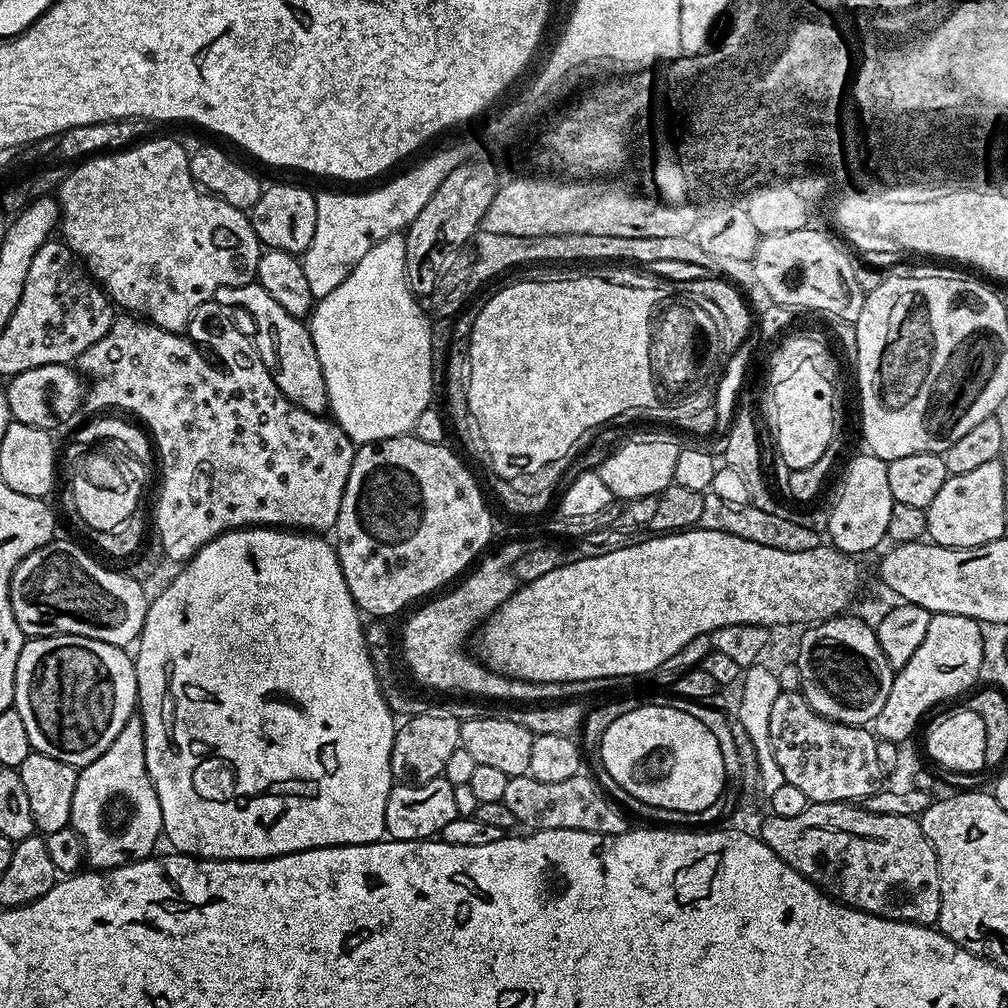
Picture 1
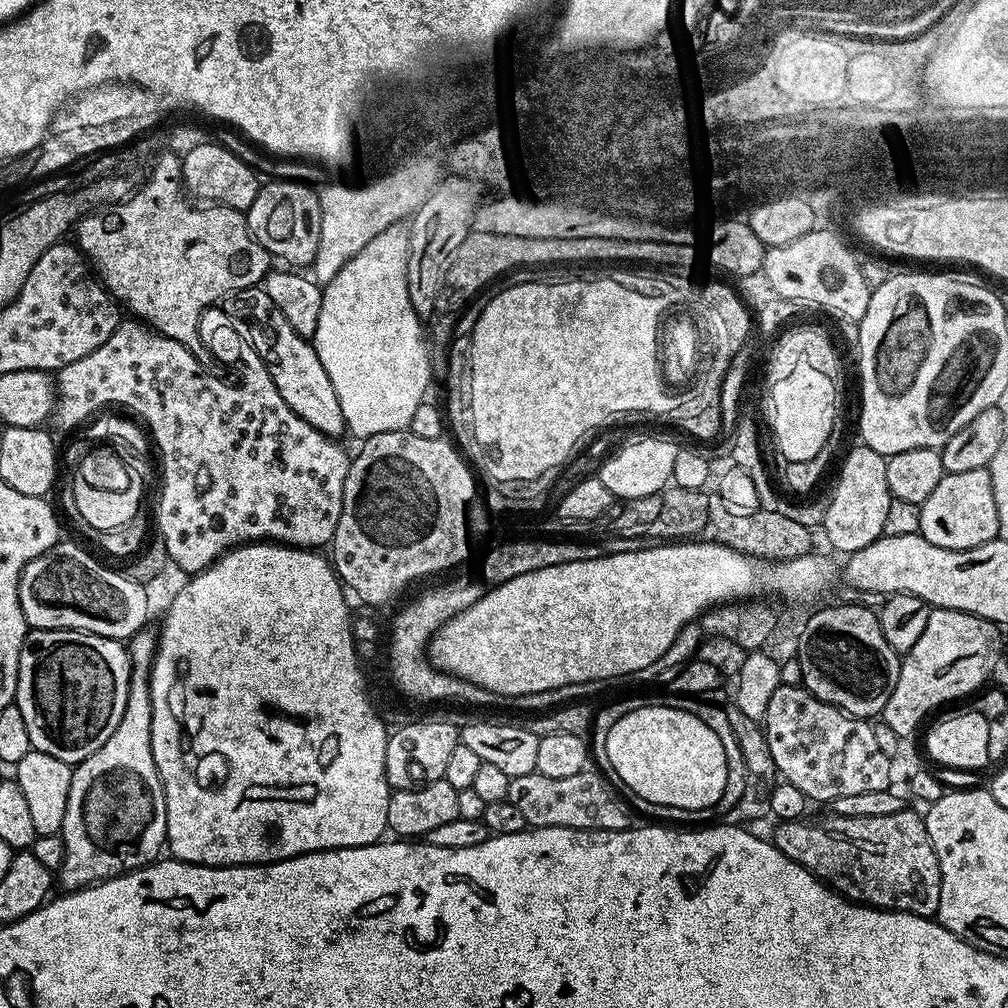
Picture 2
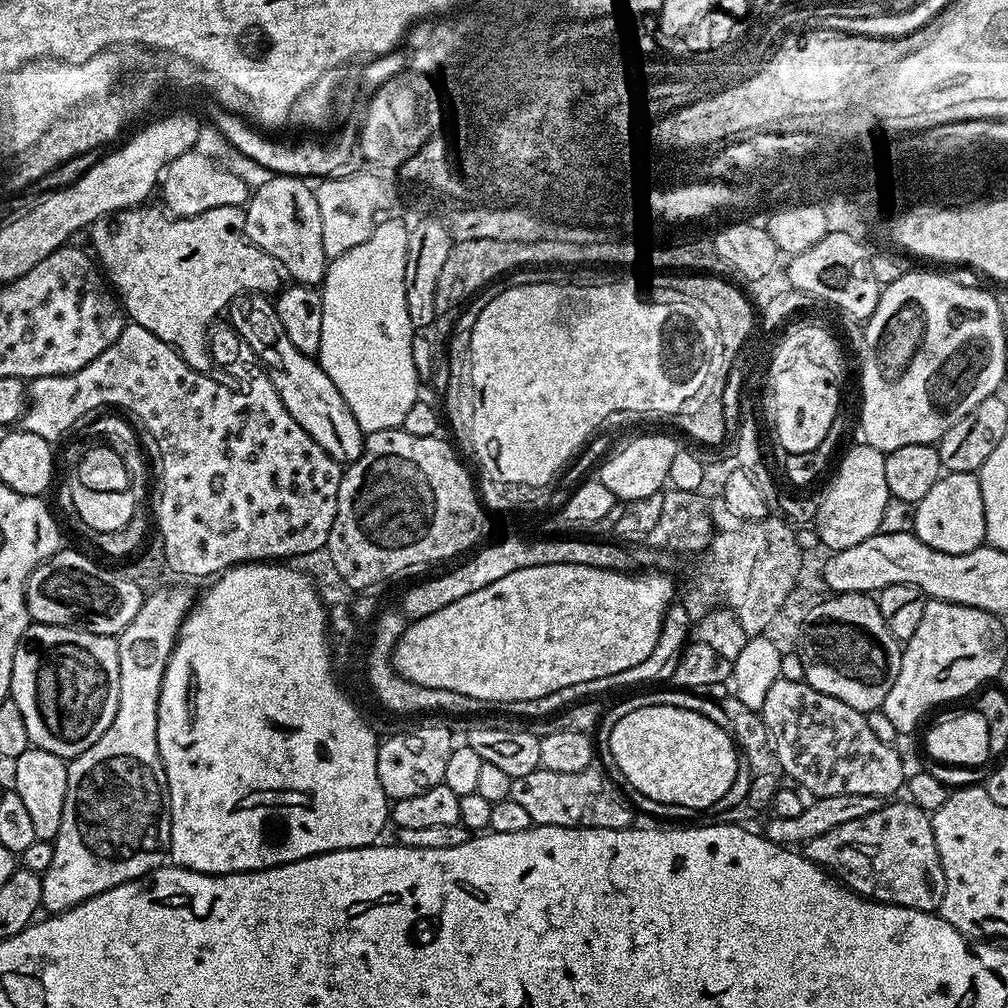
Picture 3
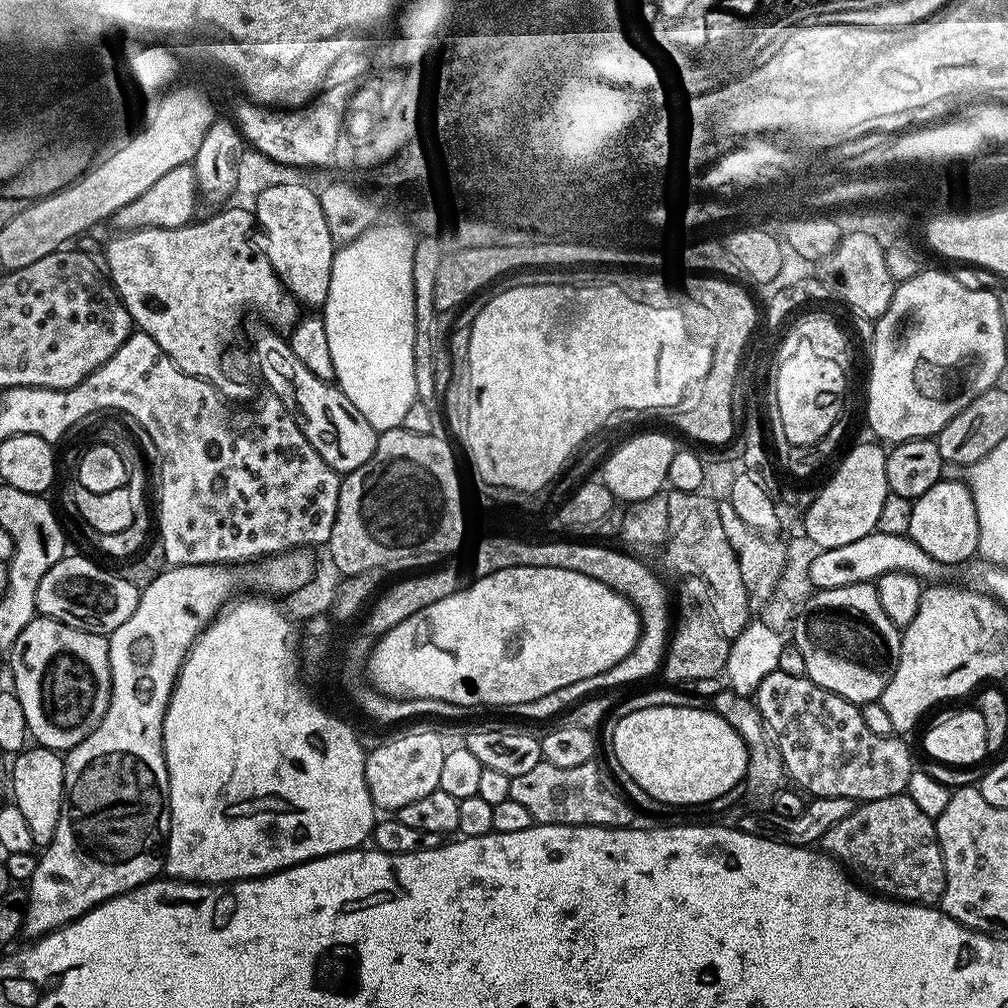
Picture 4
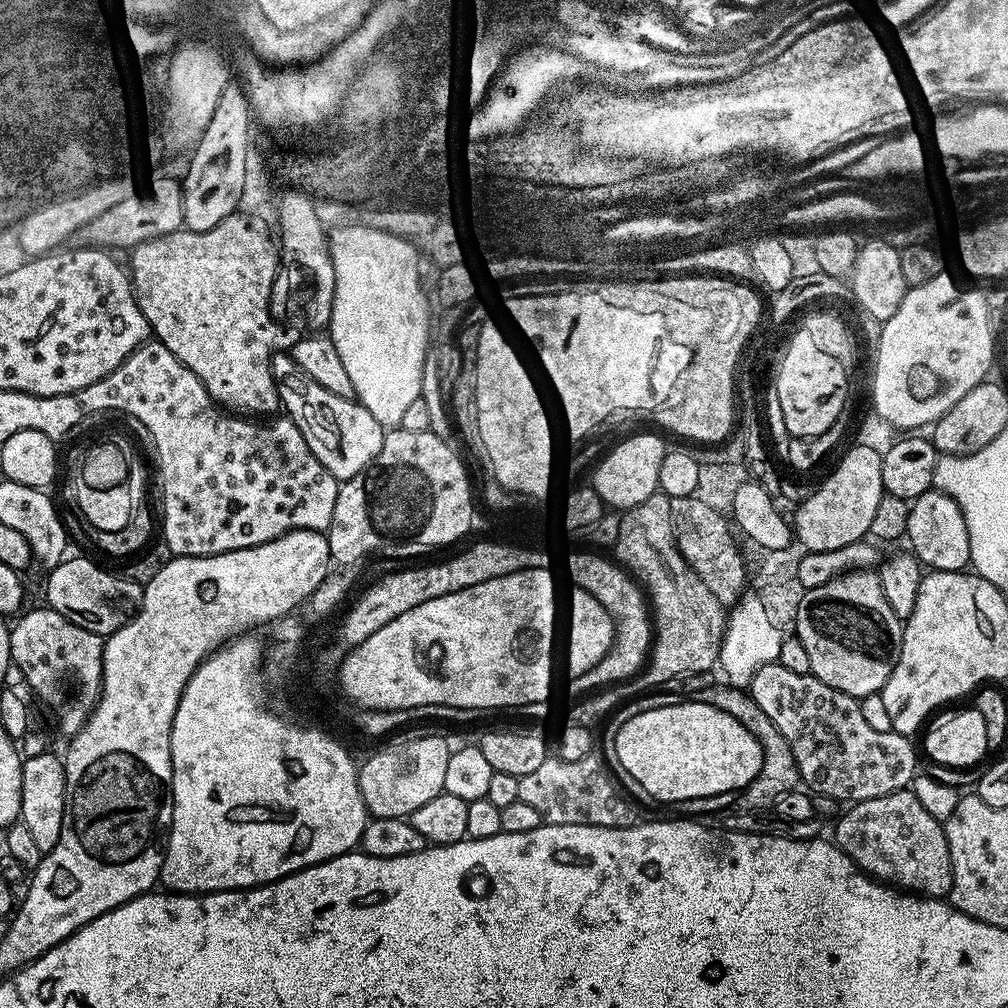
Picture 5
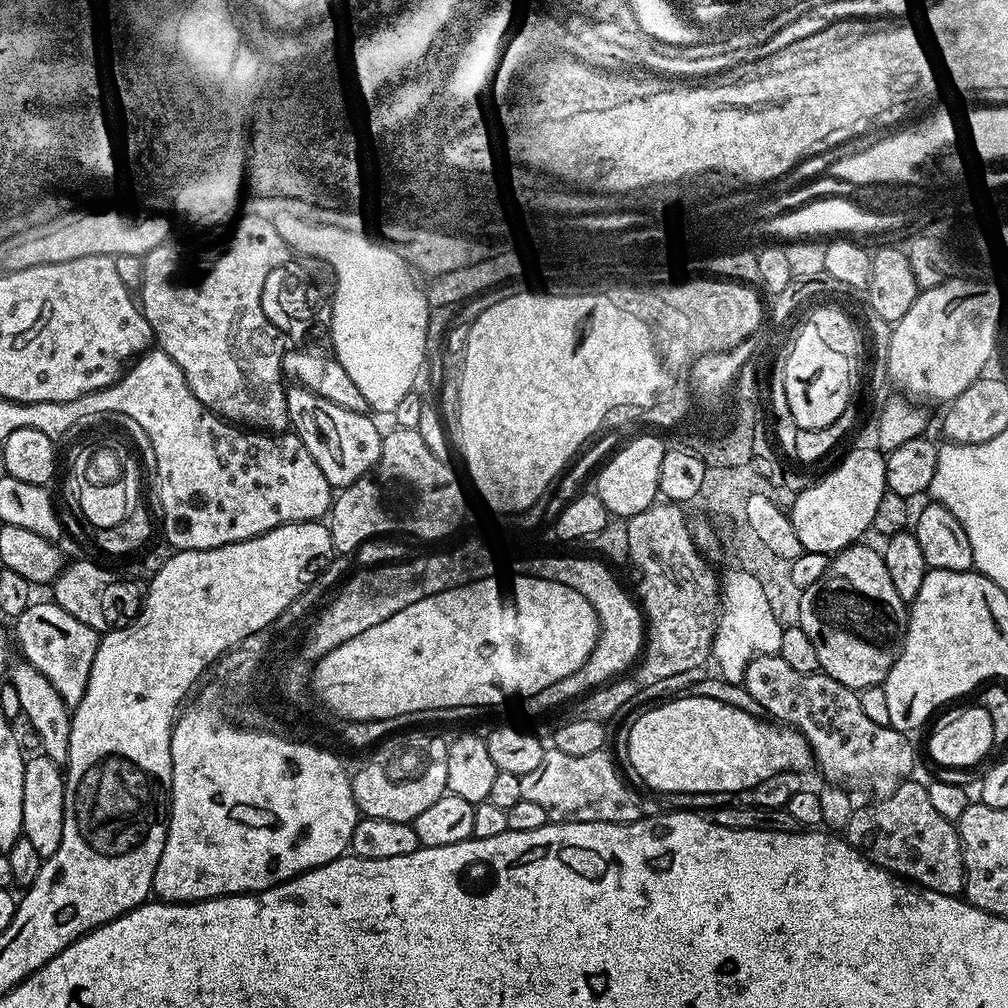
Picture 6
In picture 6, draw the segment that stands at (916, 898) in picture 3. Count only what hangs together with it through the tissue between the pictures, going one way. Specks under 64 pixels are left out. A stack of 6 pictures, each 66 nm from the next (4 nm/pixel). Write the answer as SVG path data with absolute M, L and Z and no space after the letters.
M916 778L903 780L894 791L881 795L873 804L852 812L846 839L869 862L885 868L897 878L929 892L960 896L964 890L964 859L960 853L957 825L934 810L926 787Z

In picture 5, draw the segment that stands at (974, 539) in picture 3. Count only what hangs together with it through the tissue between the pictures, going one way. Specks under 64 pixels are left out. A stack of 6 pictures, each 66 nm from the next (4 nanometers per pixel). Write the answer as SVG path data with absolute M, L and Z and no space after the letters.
M929 490L917 500L911 501L909 520L906 522L907 547L925 569L934 572L962 572L970 564L970 534L966 530L966 518L944 492Z

